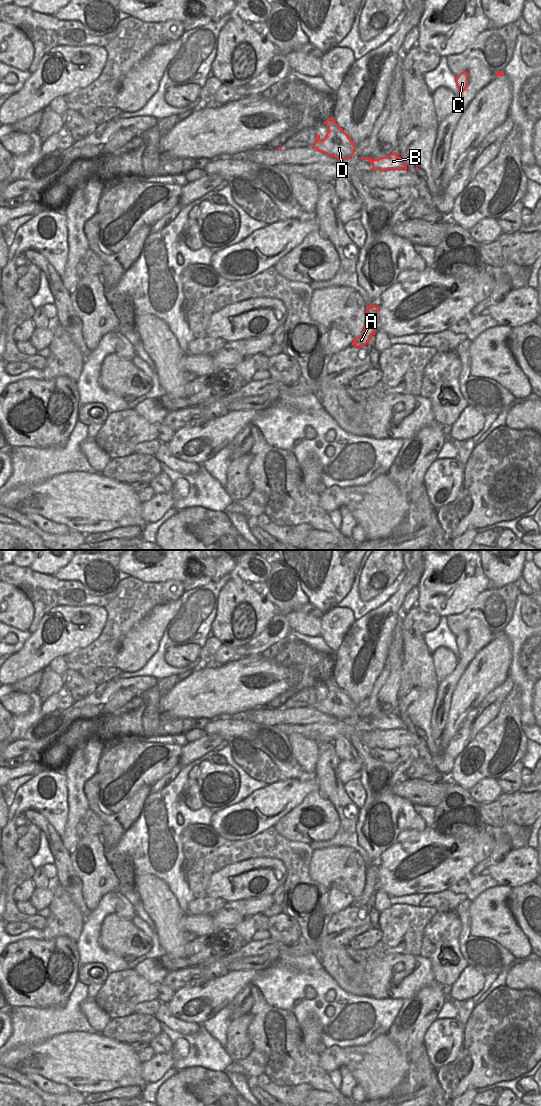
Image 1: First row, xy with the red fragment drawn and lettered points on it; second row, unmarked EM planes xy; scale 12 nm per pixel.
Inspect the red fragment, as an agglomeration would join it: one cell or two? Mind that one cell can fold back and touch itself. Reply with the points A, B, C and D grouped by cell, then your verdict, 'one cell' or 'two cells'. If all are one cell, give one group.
A / B C D | two cells

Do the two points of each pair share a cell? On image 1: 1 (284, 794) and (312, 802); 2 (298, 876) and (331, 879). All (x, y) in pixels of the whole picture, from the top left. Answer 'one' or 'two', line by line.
1: two
2: two

